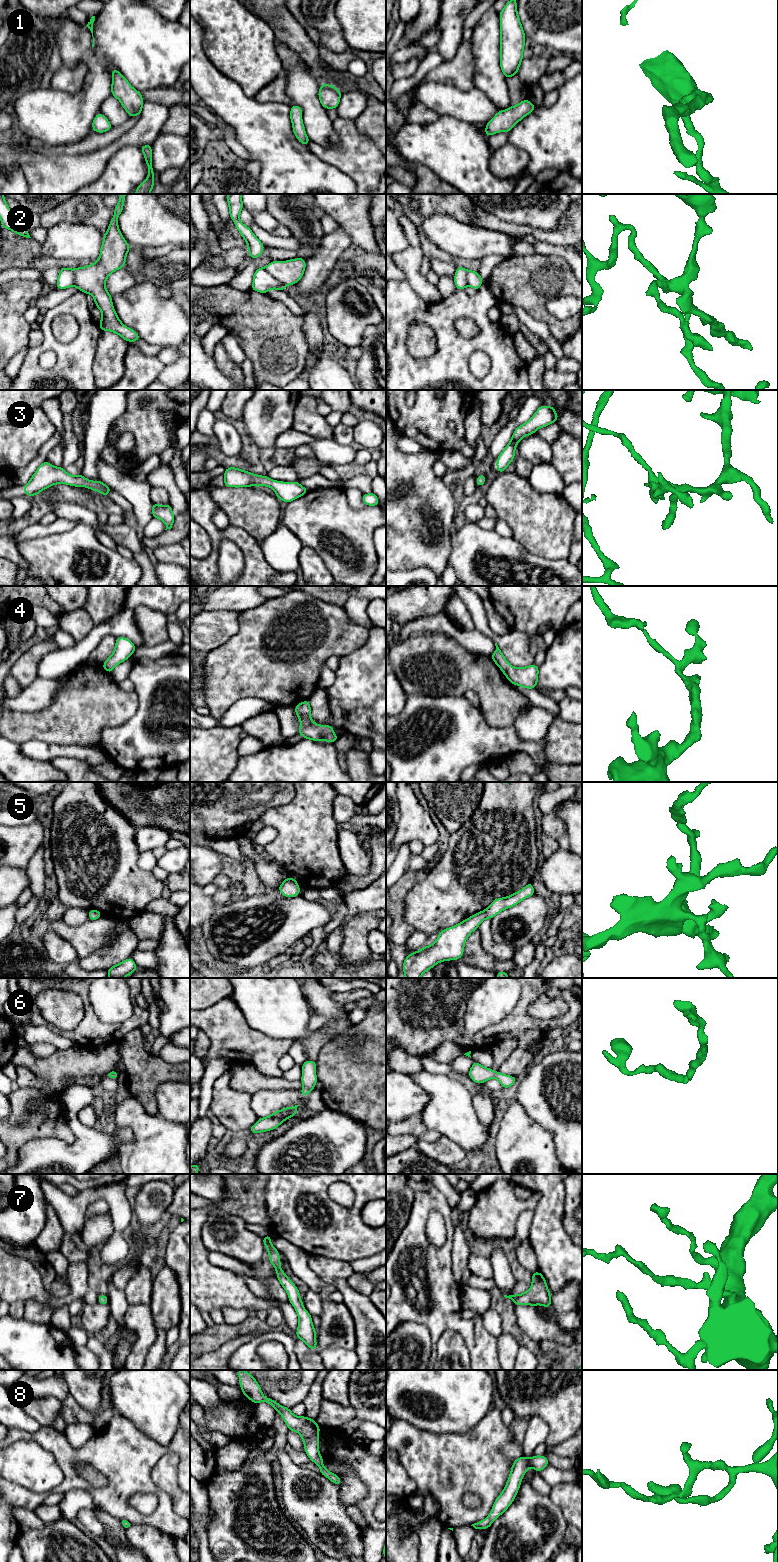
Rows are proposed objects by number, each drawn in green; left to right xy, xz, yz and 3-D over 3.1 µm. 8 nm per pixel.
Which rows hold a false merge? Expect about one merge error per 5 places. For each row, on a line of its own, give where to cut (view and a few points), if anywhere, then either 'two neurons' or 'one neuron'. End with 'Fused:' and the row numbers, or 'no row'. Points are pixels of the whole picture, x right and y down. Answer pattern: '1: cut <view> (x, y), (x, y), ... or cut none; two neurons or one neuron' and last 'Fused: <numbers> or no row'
1: cut none; one neuron
2: cut xz (266, 267), (284, 285); two neurons
3: cut none; one neuron
4: cut none; one neuron
5: cut none; one neuron
6: cut none; one neuron
7: cut none; one neuron
8: cut none; one neuron
Fused: 2

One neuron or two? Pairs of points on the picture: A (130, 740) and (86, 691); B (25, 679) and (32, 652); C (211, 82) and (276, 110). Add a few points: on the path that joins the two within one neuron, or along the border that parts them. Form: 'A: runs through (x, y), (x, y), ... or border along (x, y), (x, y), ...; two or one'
A: border along (136, 711), (123, 723), (108, 726), (99, 740); two
B: runs through (25, 672), (30, 659); one
C: runs through (227, 98), (239, 110), (260, 110); one

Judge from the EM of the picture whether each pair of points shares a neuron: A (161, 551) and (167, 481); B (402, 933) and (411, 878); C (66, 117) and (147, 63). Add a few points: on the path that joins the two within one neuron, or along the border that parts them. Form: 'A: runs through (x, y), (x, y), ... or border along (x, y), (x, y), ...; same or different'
A: border along (179, 540), (173, 543), (160, 544), (153, 549); different
B: runs through (397, 919), (397, 892); same
C: runs through (89, 94), (107, 63), (124, 63); same

